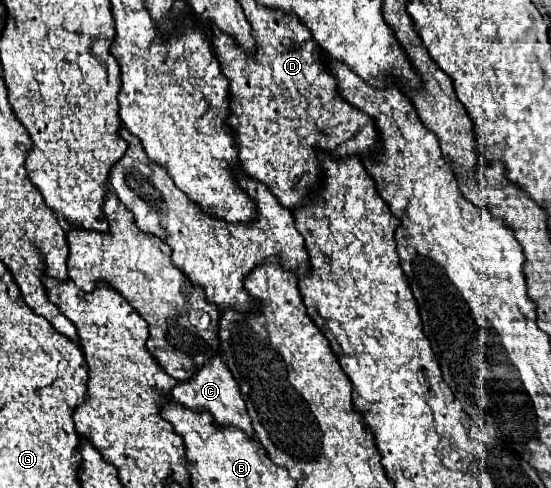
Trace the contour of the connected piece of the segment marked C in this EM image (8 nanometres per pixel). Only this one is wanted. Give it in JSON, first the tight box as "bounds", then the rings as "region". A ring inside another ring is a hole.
{"bounds":[172,356,256,438],"region":[[[214,356],[208,364],[204,364],[188,382],[178,382],[172,390],[172,398],[182,404],[184,408],[192,410],[192,412],[210,412],[214,418],[214,424],[224,428],[224,426],[234,426],[240,428],[242,432],[246,432],[246,436],[256,438],[254,430],[252,430],[252,422],[246,410],[246,404],[240,396],[240,388],[234,380],[234,376],[230,374],[228,366],[220,360],[220,356]]]}

